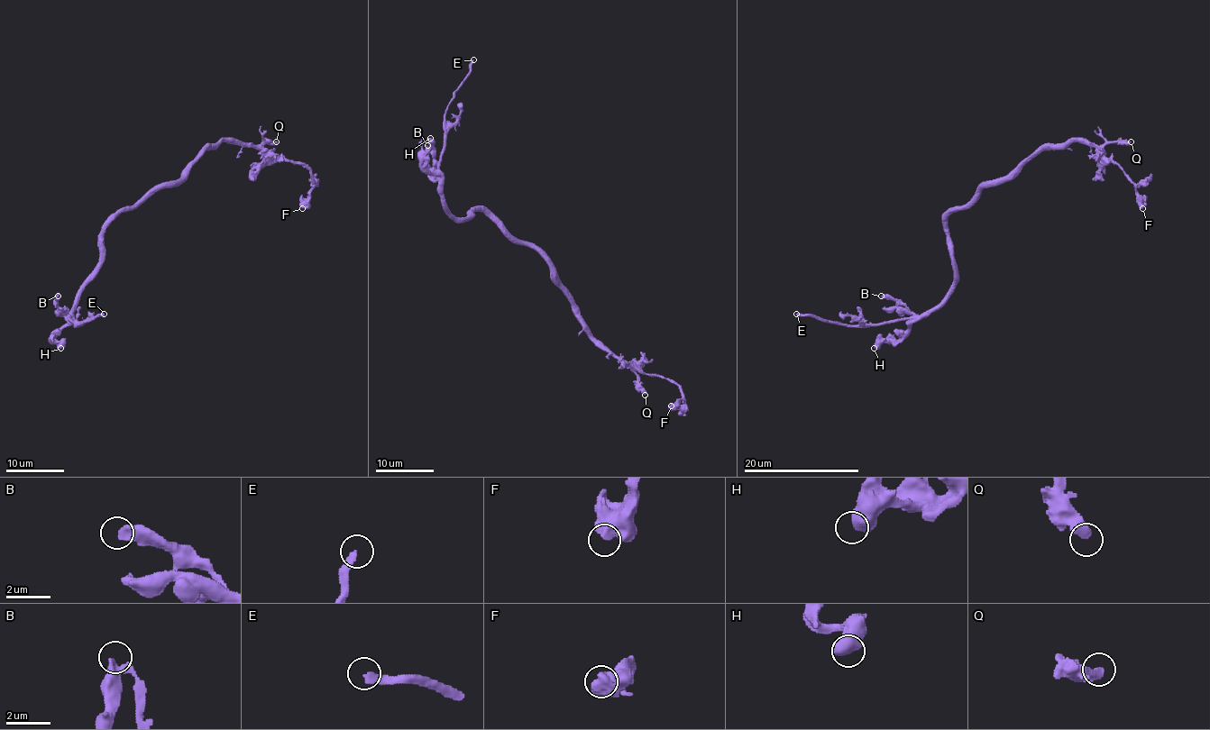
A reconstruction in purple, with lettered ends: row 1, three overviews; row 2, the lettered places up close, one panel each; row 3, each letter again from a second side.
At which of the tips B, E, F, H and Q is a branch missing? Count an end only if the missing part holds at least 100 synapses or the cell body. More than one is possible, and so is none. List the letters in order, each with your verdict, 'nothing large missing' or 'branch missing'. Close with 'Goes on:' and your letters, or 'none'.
B: nothing large missing
E: branch missing
F: nothing large missing
H: nothing large missing
Q: nothing large missing
Goes on: E

